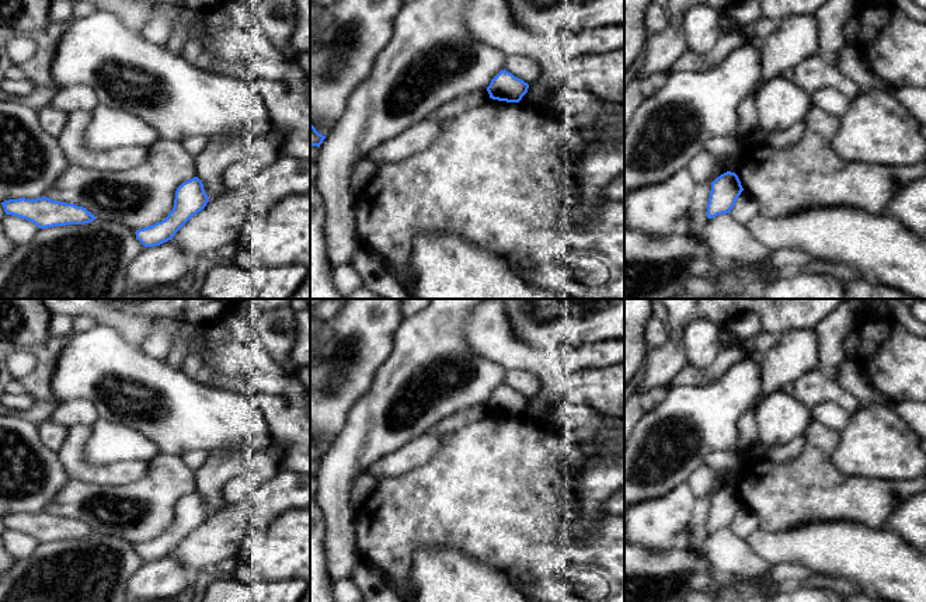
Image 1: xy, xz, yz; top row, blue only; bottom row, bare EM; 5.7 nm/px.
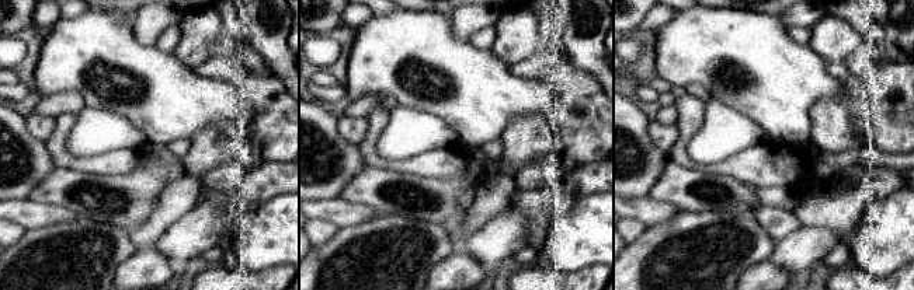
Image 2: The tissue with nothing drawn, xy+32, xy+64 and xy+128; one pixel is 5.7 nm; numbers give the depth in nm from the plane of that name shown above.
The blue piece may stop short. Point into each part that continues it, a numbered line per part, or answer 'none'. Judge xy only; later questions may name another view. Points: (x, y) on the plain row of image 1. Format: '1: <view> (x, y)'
none

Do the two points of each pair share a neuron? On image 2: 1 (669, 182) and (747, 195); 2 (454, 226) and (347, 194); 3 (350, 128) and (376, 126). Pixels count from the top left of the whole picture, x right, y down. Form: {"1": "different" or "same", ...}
{"1": "same", "2": "different", "3": "different"}

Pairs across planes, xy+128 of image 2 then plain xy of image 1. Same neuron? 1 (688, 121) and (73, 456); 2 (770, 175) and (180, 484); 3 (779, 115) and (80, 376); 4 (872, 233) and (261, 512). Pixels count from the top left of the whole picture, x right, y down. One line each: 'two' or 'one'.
1: one
2: two
3: one
4: two

